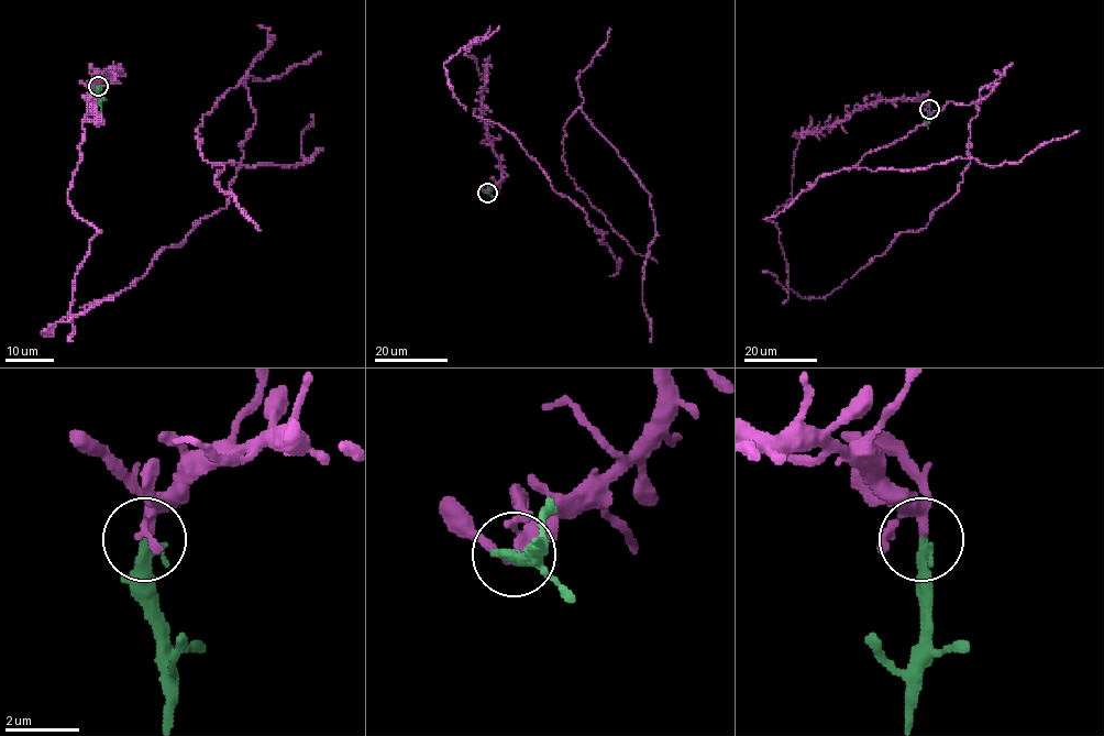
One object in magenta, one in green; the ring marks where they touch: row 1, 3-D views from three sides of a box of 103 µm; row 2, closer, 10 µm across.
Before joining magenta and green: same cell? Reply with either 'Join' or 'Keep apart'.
Join

